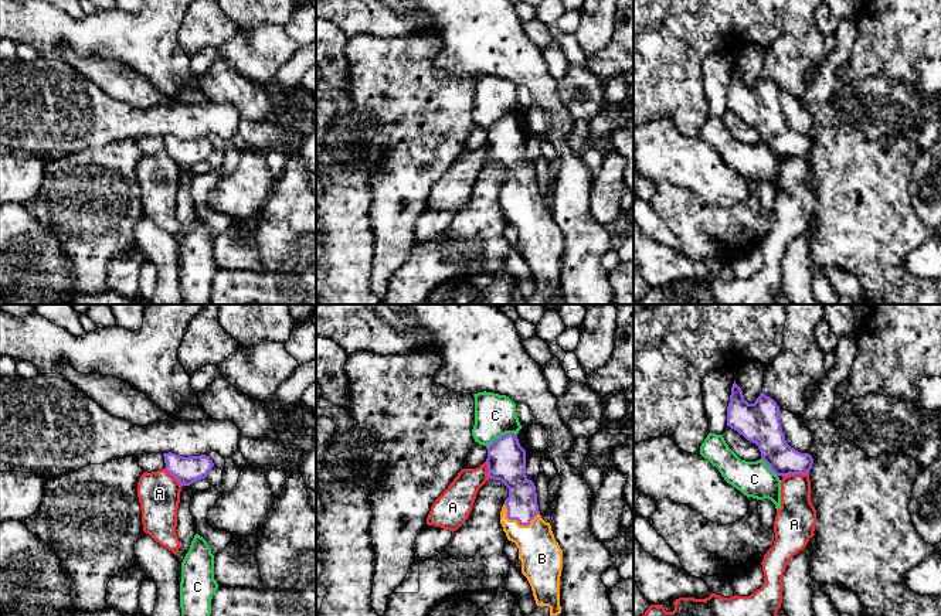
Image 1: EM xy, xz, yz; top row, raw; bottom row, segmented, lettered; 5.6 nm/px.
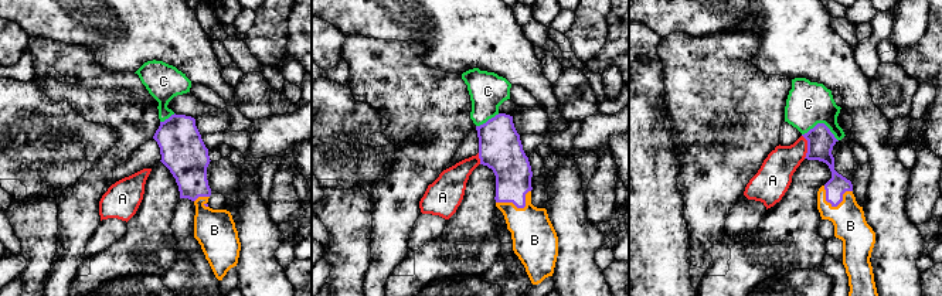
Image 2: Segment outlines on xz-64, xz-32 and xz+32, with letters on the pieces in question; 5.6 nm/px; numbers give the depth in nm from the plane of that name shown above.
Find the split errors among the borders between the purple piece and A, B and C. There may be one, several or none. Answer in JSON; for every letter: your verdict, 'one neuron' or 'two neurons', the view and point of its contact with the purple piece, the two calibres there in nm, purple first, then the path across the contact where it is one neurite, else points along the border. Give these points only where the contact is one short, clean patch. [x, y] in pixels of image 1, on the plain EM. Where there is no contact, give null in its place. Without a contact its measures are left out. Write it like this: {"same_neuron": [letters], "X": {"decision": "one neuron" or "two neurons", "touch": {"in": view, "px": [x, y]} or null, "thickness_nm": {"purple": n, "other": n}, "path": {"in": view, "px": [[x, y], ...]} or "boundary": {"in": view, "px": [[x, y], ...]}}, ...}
{"same_neuron": ["B"], "A": {"decision": "two neurons", "touch": {"in": "yz", "px": [795, 156]}, "thickness_nm": {"purple": 170, "other": 220}, "boundary": {"in": "yz", "px": [[808, 155], [784, 160]]}}, "B": {"decision": "one neuron", "touch": {"in": "xz", "px": [516, 201]}, "thickness_nm": {"purple": 180, "other": 240}, "path": {"in": "xz", "px": [[522, 187], [516, 201], [534, 221], [540, 237]]}}, "C": {"decision": "two neurons", "touch": {"in": "xz", "px": [502, 118]}, "thickness_nm": {"purple": 220, "other": 240}, "boundary": {"in": "xz", "px": [[516, 116], [502, 116], [486, 129]]}}}

